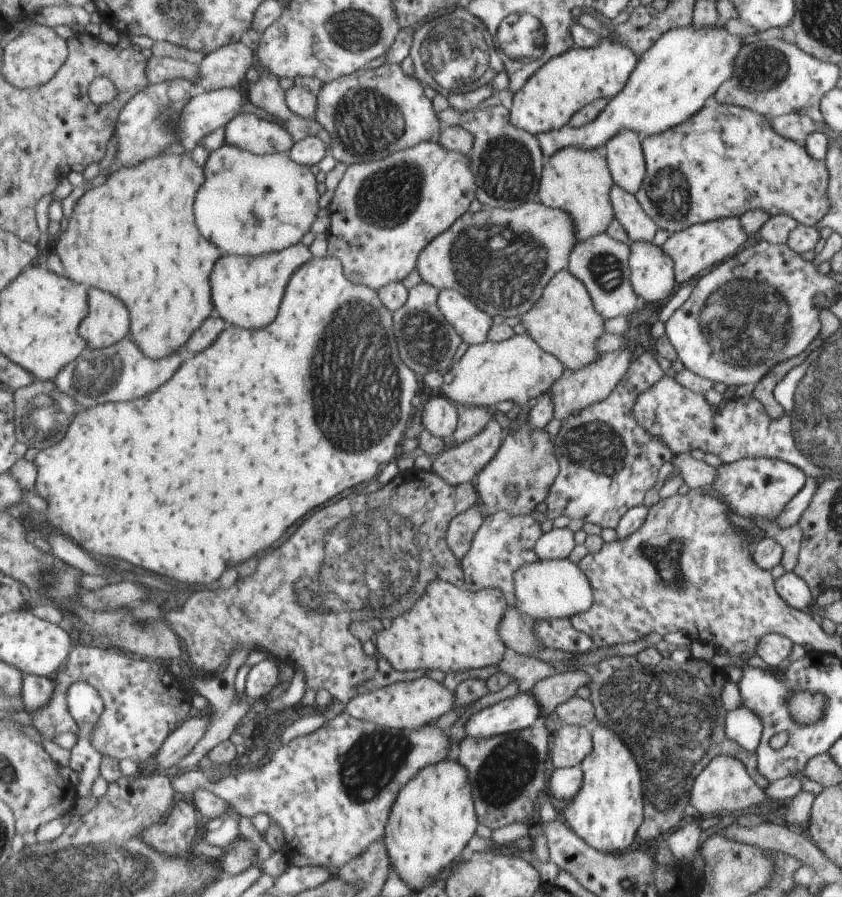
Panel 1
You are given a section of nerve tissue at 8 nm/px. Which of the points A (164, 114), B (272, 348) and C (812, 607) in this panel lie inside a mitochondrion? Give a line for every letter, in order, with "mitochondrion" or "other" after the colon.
A: mitochondrion
B: other
C: other

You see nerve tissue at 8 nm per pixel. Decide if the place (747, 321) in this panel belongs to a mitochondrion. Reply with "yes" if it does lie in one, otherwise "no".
yes

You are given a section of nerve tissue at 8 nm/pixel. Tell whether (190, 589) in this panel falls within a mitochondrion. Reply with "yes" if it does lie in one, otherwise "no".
no

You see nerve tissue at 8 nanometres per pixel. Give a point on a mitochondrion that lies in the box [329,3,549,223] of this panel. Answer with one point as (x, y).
(455, 52)

